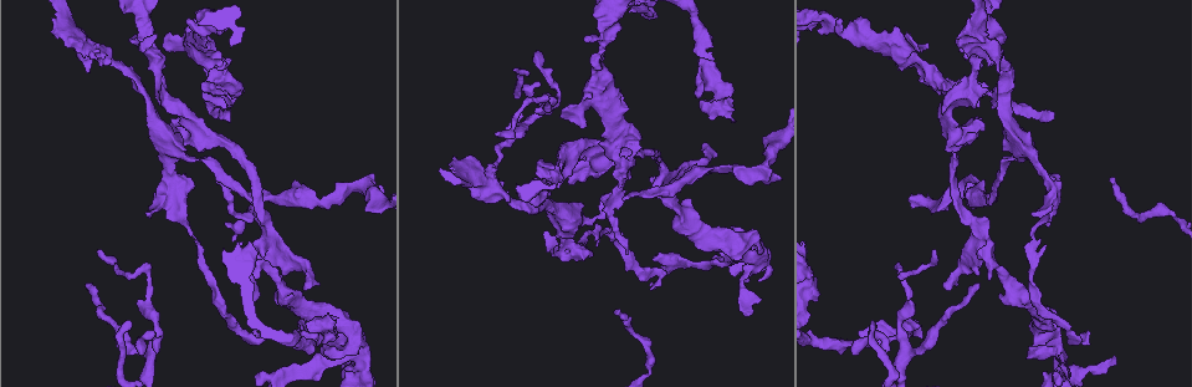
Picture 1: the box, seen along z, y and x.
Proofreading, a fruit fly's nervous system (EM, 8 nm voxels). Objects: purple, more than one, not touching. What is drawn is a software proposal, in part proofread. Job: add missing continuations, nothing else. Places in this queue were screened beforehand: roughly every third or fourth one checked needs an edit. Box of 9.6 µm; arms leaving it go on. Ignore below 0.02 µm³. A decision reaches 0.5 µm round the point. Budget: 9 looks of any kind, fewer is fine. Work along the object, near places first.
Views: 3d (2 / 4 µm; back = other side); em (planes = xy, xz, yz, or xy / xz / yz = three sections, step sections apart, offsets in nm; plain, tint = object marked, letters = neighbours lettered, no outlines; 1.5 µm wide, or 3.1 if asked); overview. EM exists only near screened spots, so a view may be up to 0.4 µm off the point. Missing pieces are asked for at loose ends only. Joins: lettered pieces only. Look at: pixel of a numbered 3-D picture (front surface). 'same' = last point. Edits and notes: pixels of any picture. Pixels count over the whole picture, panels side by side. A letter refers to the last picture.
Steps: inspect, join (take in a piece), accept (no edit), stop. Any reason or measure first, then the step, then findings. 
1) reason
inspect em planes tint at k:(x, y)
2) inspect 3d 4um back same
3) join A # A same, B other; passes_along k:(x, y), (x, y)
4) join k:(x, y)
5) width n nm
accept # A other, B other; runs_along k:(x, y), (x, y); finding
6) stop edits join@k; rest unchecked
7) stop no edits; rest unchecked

an open end
inspect em xz step 4 tint at 1:(141, 354)

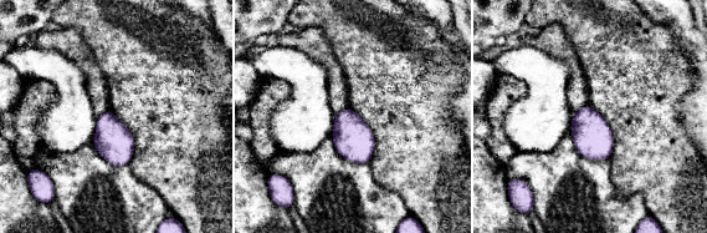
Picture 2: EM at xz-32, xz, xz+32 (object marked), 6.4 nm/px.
inspect em yz step 4 letters same

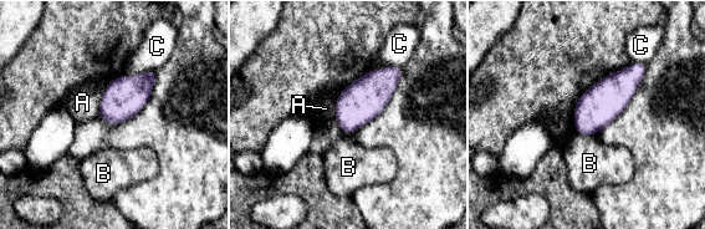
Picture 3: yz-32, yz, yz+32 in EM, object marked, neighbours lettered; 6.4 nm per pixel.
accept # A other, B other, C other; border 3:(578, 133), (594, 135); no lettered piece goes on from it

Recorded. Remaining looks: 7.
free end
inspect em planes letters at 1:(650, 179)

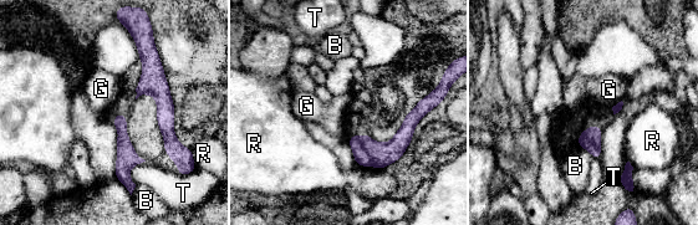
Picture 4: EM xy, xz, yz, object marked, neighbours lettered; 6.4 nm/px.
longest_contact T 170 nm
accept # B other, G other, R other, T other; none of them fits

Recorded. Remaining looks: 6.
inspect em xy step 4 letters at 1:(233, 104)

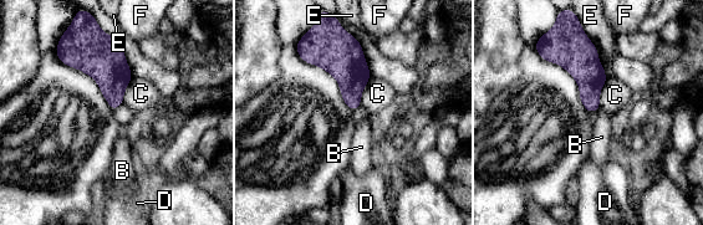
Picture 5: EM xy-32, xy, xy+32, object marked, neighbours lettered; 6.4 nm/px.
width 140 nm
accept # B other, C other, D other, E other, F other; border 5:(600, 107), (596, 112); no lettered piece goes on from it

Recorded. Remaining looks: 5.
an open end
inspect em xz step 4 plain at 1:(492, 163)

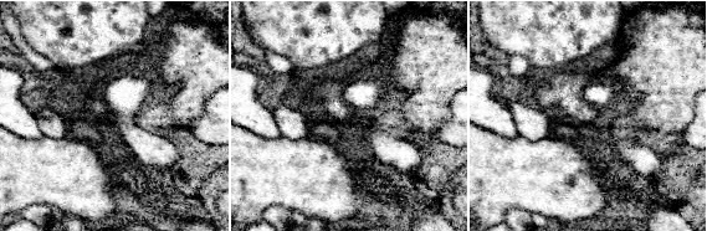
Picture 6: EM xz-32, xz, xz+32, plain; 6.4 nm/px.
inspect em xz step 4 letters same

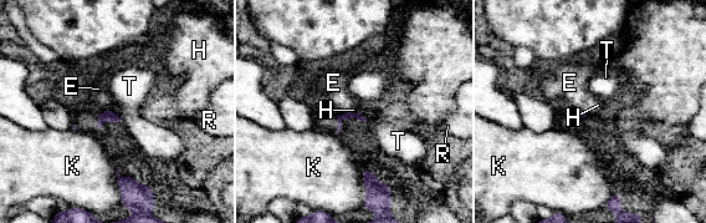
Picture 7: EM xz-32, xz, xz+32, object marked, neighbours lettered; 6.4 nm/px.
longest_contact K 190 nm
accept # E other, H other, K other, R other, T other; none of them fits

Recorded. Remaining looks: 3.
stop no edits; rest unchecked

